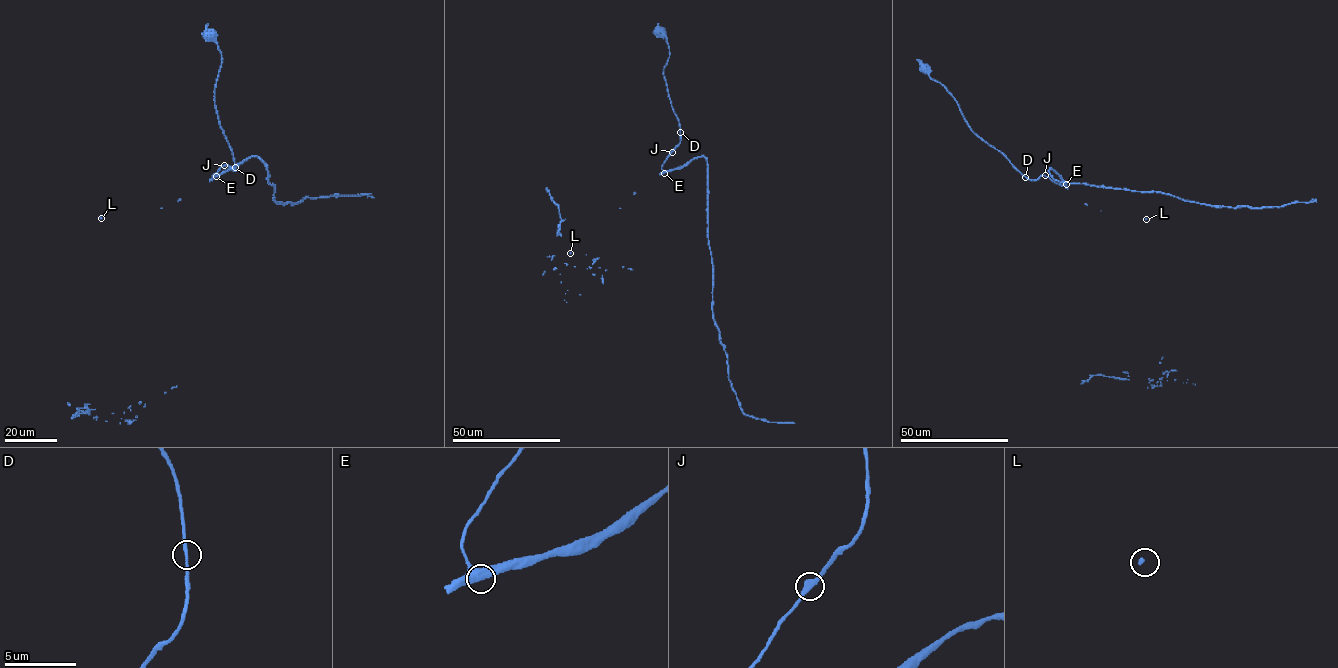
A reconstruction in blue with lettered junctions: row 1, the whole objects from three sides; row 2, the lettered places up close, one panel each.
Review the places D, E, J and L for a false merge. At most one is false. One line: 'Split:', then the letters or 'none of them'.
Split: none of them

